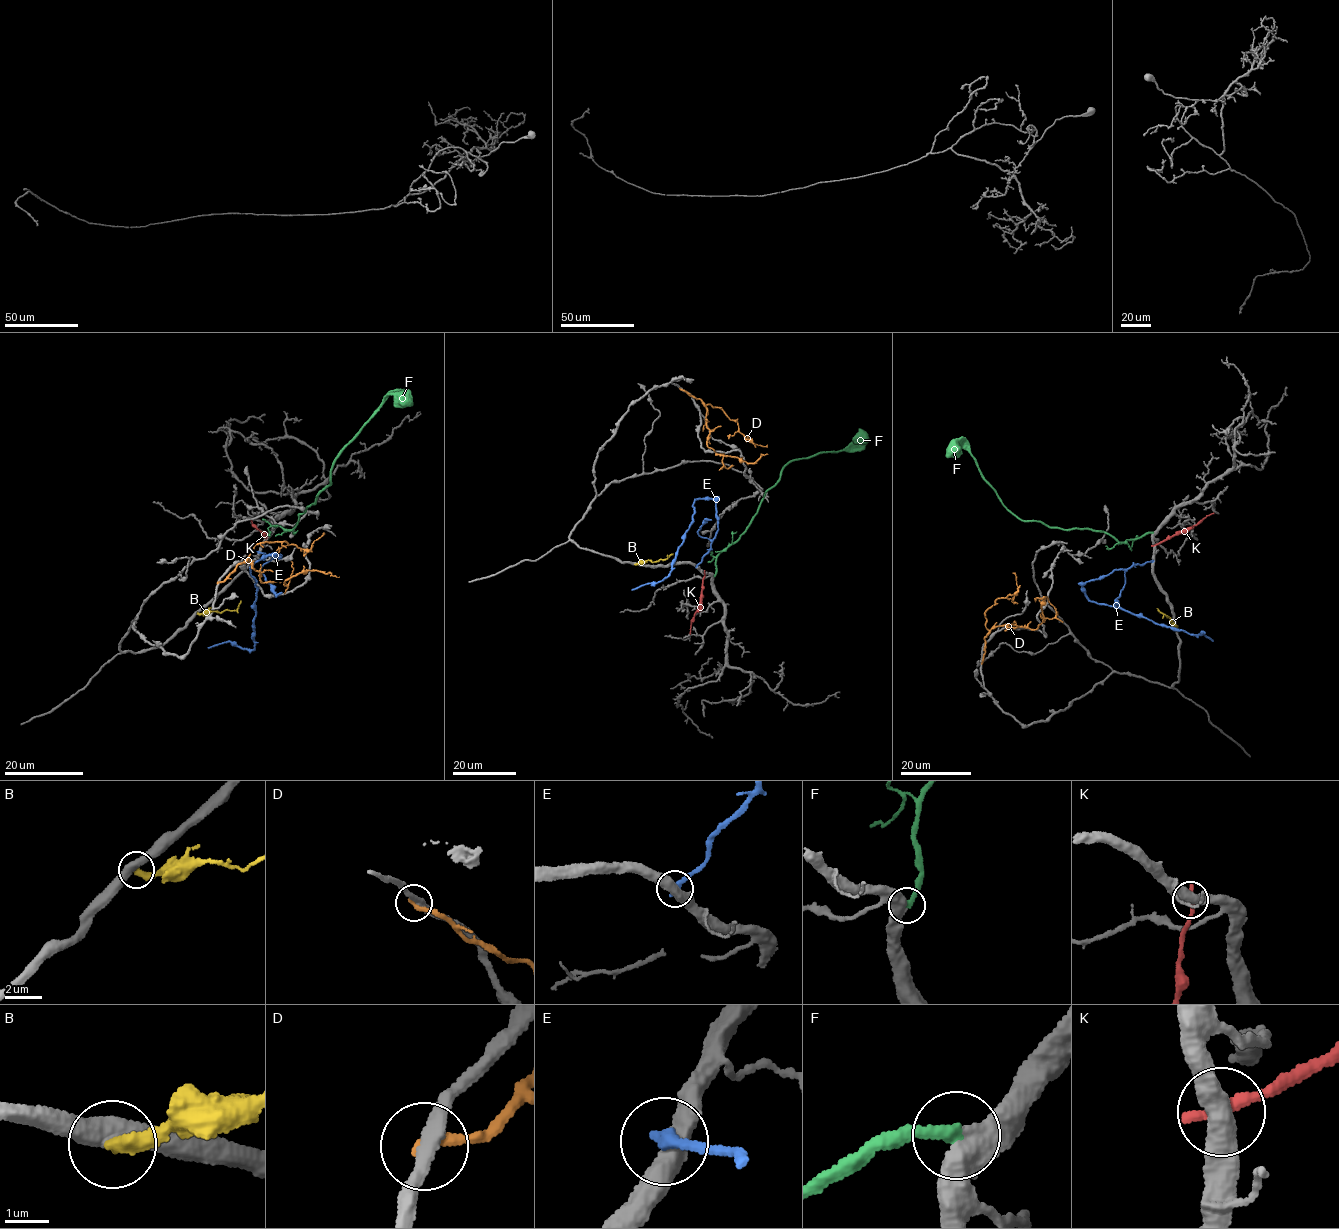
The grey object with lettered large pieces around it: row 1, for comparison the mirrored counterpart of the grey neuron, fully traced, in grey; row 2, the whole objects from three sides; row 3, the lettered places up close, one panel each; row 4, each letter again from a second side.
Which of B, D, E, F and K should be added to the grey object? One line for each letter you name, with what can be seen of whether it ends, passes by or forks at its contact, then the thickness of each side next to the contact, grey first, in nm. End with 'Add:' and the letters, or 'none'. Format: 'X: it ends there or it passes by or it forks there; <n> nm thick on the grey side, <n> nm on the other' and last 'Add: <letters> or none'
F: it ends there; 440 nm thick on the grey side, 260 nm on the other
Add: F

